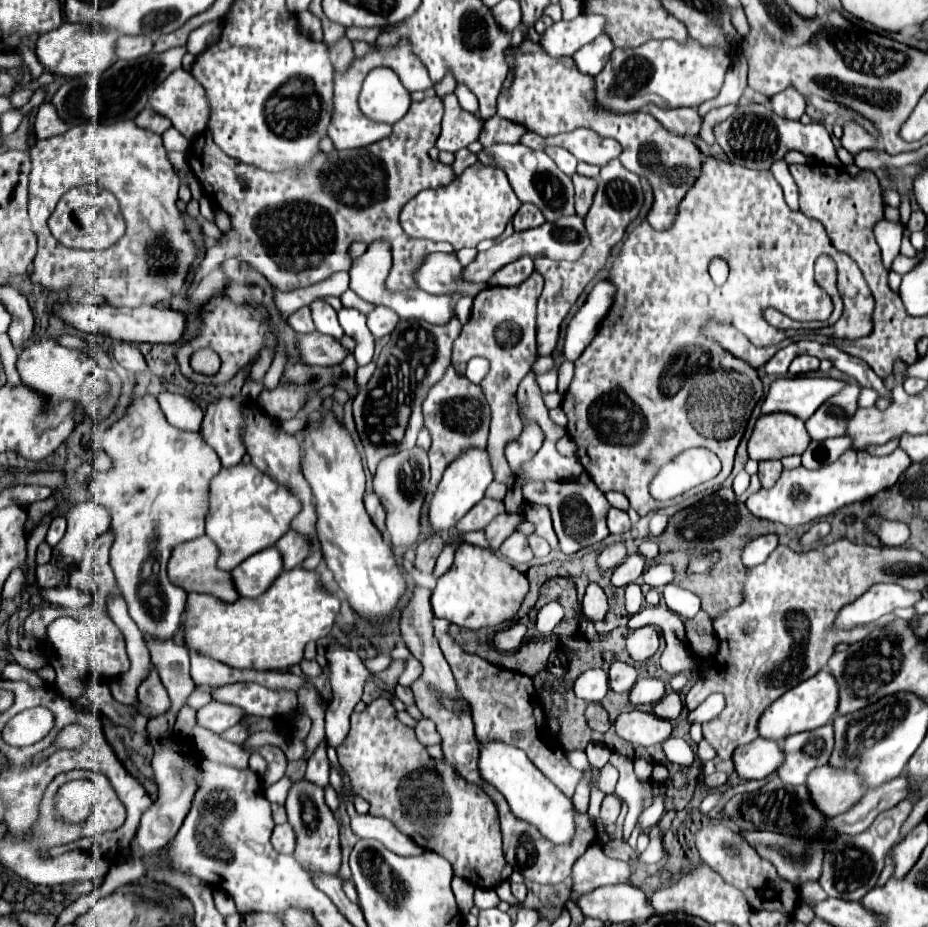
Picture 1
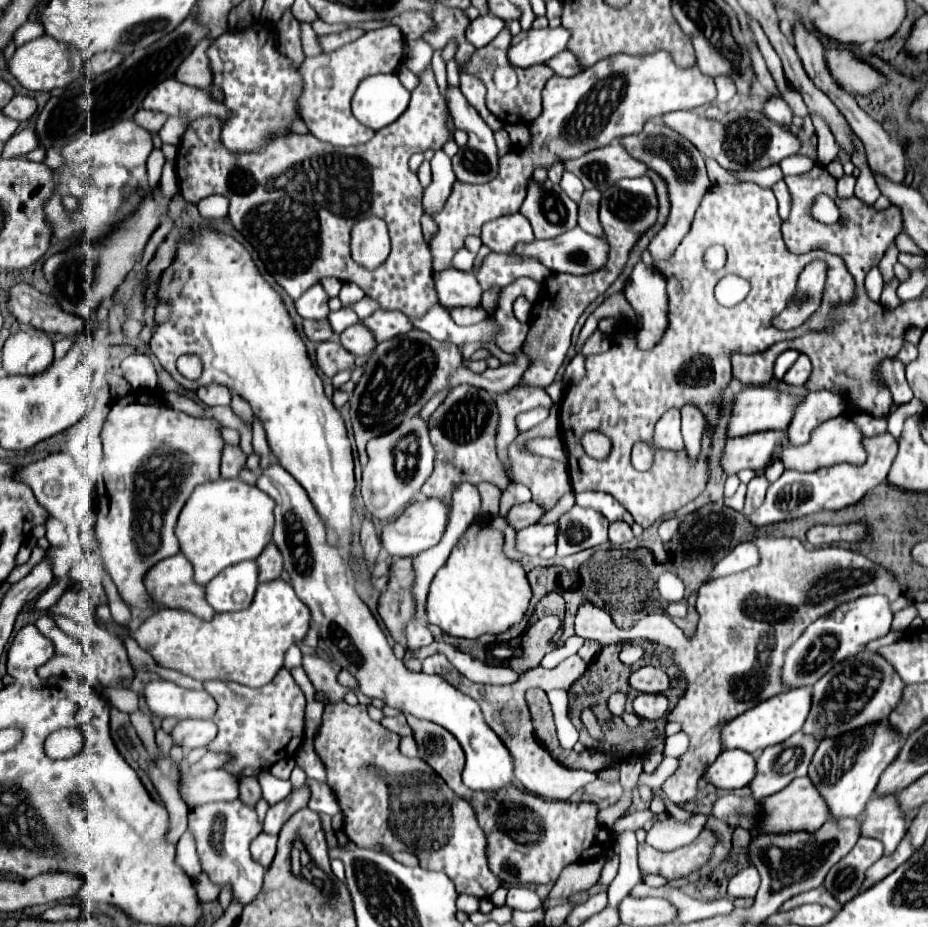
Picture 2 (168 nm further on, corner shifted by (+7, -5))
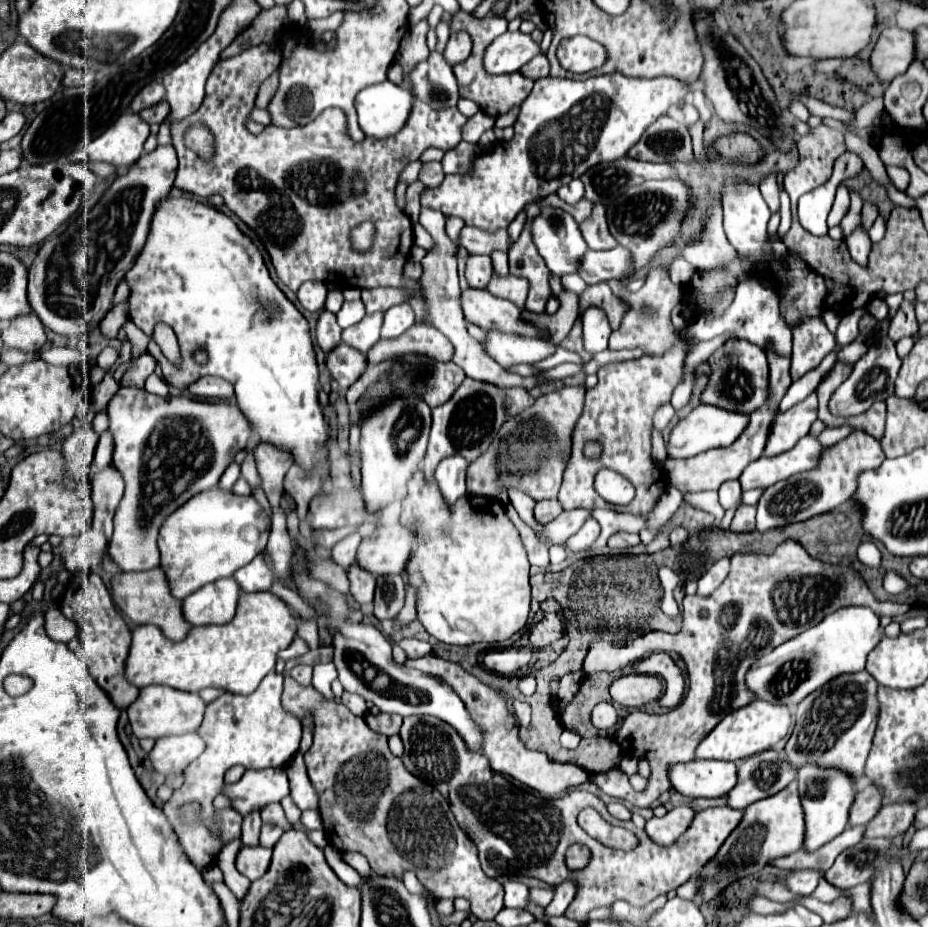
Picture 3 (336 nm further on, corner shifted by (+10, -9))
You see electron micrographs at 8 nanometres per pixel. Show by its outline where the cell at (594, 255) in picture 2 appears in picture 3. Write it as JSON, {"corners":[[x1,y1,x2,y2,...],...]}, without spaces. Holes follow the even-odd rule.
{"corners":[[614,247,610,251,588,249,578,269,578,275,588,285,596,285,600,281,610,279,624,279,628,273,630,273,630,253,624,247]]}

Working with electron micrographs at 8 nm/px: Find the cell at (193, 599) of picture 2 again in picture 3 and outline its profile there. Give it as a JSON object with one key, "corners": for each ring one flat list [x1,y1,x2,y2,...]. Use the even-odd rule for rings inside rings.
{"corners":[[156,567,148,571,136,571,136,573,118,573,112,581,114,591,114,603,138,625,142,623,154,623,162,627,162,633,168,635,168,639,180,641,188,635,188,631,194,627,186,617,182,615,182,601,176,599,170,591,166,573]]}

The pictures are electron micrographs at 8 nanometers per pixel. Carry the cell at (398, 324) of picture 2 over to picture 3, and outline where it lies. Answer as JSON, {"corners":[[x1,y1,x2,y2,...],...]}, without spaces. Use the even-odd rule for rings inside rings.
{"corners":[[406,303,402,305,394,305,384,313,384,325,382,325,382,339,396,339,400,337,404,331,408,331,408,327,412,327,414,321,414,313,410,311,410,307,406,307]]}

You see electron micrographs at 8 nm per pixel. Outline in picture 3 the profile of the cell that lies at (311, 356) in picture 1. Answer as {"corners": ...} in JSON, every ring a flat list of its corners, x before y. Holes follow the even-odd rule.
{"corners":[[334,347,334,351,326,353,326,367,332,379,336,379,342,391,346,391,364,371,366,357,352,347]]}

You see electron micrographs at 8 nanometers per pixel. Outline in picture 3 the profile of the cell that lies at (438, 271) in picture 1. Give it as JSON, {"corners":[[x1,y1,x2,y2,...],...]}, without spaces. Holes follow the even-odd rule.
{"corners":[[464,289,460,295,460,305,464,319,484,331,500,329,516,331,516,335,538,337,538,331,534,331,534,327,526,327,526,323,518,319,520,309,514,303,494,297,488,289]]}

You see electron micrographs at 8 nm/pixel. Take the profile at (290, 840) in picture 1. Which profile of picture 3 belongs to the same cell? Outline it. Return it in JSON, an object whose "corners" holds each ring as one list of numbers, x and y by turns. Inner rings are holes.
{"corners":[[244,845,236,857,236,869,246,875,250,881,260,879,270,865,272,849,260,845]]}

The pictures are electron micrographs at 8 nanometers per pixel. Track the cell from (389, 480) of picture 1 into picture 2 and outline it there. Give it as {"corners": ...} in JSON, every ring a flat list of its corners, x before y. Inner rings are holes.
{"corners":[[419,415,409,419,409,423,401,423,397,431,389,431,389,435,381,435,367,443,369,461,363,469,361,495,365,509,375,519,391,519,401,513,411,501,413,493,421,489,427,477,433,471,433,445,429,441,429,423]]}

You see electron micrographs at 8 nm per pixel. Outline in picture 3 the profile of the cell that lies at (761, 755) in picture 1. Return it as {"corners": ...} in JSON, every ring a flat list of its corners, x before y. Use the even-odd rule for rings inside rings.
{"corners":[[696,759,694,763,682,763,670,769,672,787,686,797,722,797,738,781,738,769,732,761,704,761]]}

